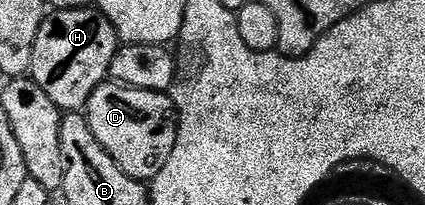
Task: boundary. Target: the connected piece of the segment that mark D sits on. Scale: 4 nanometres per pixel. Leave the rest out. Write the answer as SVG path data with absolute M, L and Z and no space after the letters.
M105 81L88 98L86 118L90 133L94 133L94 141L110 153L114 165L131 179L156 179L166 161L170 161L170 153L174 153L178 116L171 94Z

